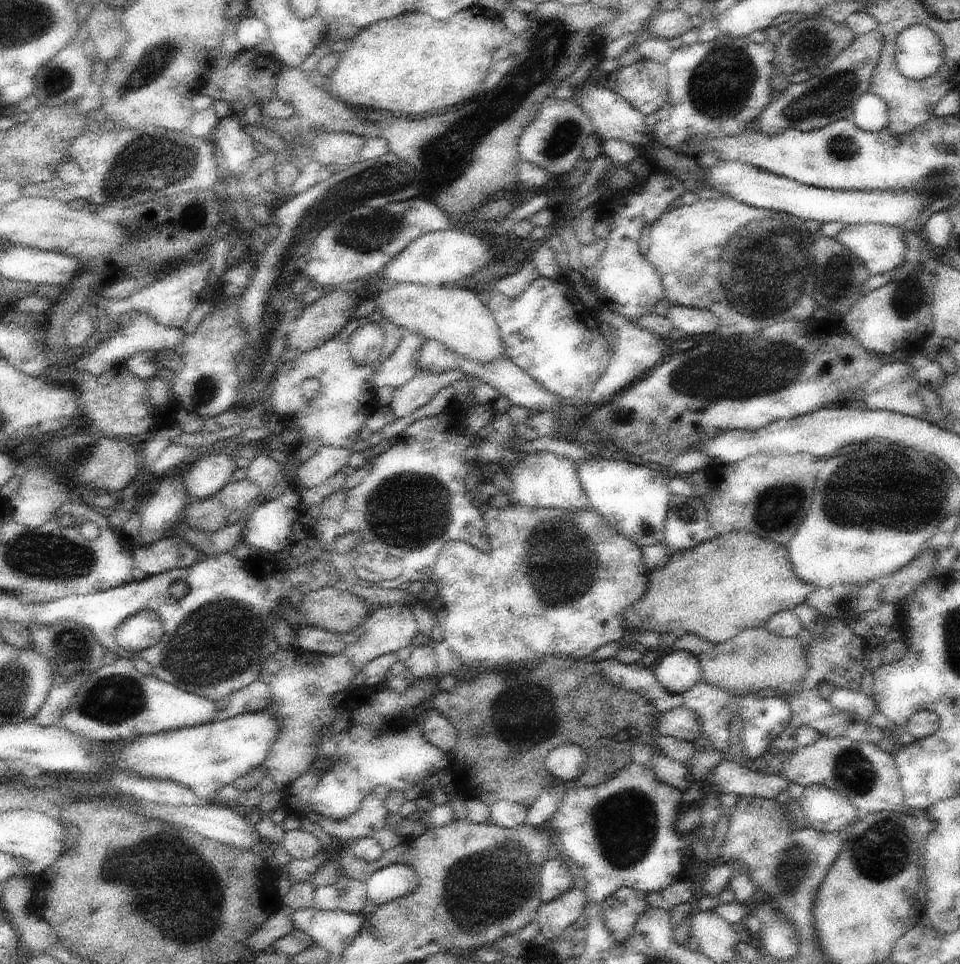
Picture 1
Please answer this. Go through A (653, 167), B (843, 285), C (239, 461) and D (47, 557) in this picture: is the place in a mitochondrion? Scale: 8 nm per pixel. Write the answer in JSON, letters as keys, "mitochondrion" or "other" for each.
{"A":"other","B":"other","C":"other","D":"mitochondrion"}

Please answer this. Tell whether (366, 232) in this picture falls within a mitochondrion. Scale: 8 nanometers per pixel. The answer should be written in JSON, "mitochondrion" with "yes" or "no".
{"mitochondrion":"yes"}

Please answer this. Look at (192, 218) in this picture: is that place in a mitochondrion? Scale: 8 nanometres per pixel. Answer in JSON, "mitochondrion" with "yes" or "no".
{"mitochondrion":"no"}

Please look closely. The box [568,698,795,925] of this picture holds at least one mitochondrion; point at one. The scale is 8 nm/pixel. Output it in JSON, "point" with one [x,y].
{"point":[627,821]}

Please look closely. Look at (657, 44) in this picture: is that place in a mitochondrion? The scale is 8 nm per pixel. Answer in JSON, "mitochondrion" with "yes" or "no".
{"mitochondrion":"no"}

